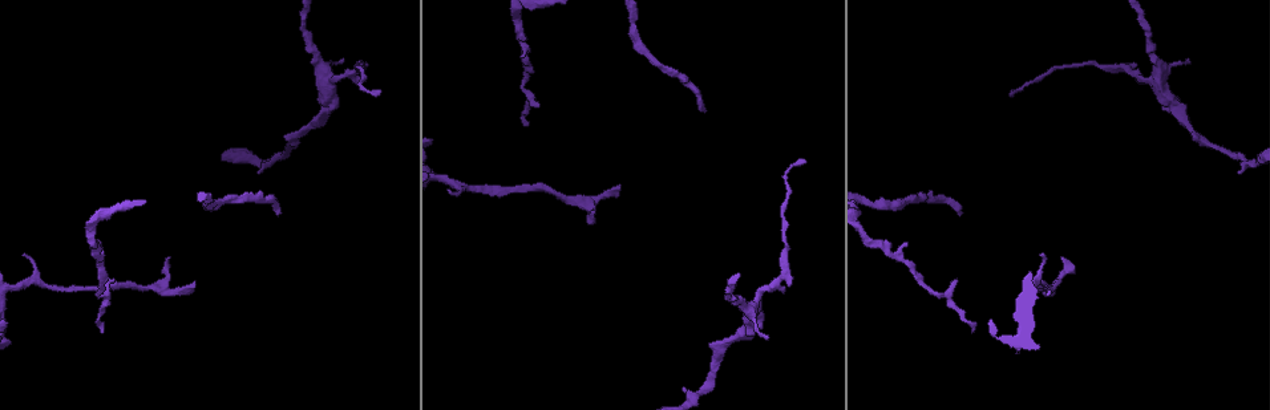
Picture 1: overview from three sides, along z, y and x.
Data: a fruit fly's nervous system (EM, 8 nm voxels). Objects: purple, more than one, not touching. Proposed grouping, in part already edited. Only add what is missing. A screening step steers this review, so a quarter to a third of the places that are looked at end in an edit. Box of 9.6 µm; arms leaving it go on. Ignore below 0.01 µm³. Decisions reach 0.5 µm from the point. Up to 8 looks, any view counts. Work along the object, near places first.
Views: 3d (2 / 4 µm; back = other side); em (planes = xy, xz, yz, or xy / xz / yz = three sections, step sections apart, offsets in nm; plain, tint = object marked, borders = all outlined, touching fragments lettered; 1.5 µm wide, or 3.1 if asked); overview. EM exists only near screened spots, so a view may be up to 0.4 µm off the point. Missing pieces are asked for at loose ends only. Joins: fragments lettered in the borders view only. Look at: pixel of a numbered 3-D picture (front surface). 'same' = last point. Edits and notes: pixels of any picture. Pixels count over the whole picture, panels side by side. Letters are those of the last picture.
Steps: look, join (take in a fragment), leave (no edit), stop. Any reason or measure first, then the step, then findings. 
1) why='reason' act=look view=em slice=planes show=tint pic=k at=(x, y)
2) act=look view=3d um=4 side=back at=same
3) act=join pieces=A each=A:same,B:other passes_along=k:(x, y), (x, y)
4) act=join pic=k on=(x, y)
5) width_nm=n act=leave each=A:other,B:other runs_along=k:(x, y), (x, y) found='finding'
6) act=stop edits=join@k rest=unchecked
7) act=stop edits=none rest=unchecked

why='thin end' act=look view=3d um=4 pic=1 at=(344, 59)

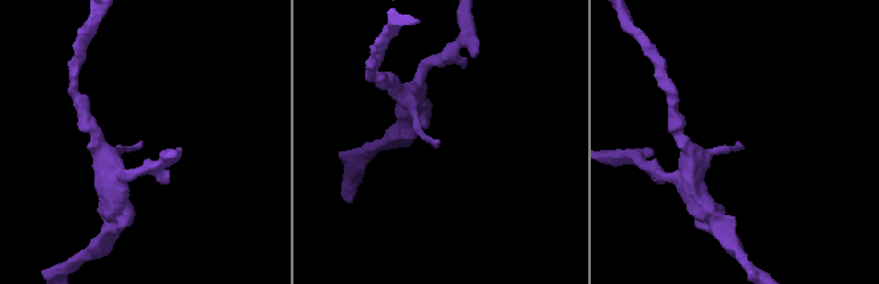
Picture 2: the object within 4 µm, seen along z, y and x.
act=look view=em slice=planes show=borders pic=2 at=(139, 143)

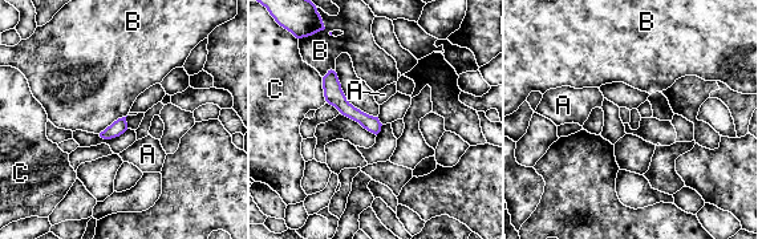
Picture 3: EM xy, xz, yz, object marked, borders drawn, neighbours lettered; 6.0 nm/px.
width_nm=90 act=leave each=A:other,B:other,C:other border=3:(340, 112), (376, 136) found='no lettered fragment goes on from it'

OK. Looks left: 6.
why='free end' act=look view=em slice=planes show=tint pic=1 at=(278, 215)

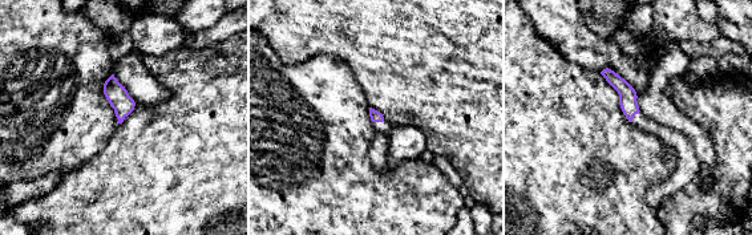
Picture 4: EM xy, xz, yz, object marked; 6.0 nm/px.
act=look view=em slice=planes show=borders at=same

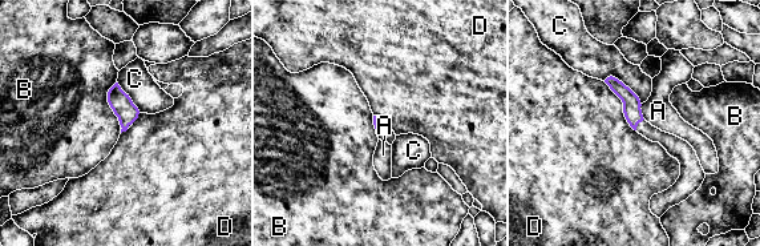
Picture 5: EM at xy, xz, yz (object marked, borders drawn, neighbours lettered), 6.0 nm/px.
act=leave each=A:other,B:other,C:other,D:other border=5:(603, 81), (635, 130) found='none of them fits'

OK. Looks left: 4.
why='tapers out' act=look view=3d um=2 pic=1 at=(195, 282)

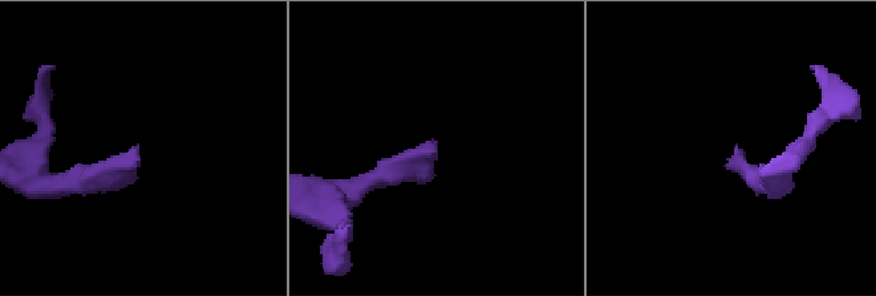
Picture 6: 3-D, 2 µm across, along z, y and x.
why='now the EM' act=look view=em slice=xy step=4 show=plain pic=6 at=(433, 153)

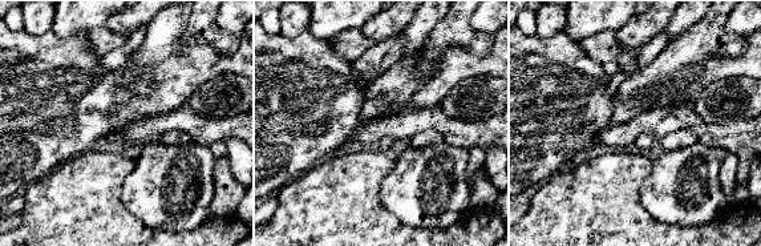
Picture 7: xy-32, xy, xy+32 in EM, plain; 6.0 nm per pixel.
why='what lies round it' act=look view=em slice=xy step=4 show=borders at=same

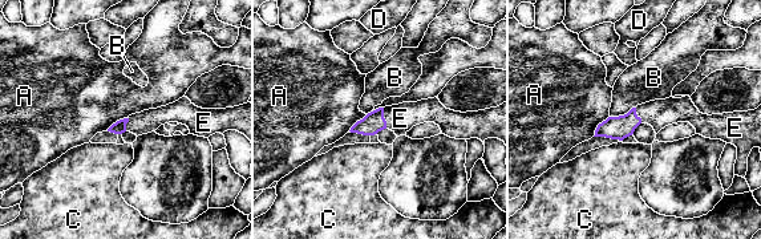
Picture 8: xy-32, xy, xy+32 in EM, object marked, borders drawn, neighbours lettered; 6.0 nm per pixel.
act=join pieces=E each=A:other,B:other,C:other,D:other,E:same passes_along=8:(373, 122), (384, 118), (400, 118) found='the cell continues'

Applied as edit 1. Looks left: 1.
act=stop edits=join@8 rest=unchecked

